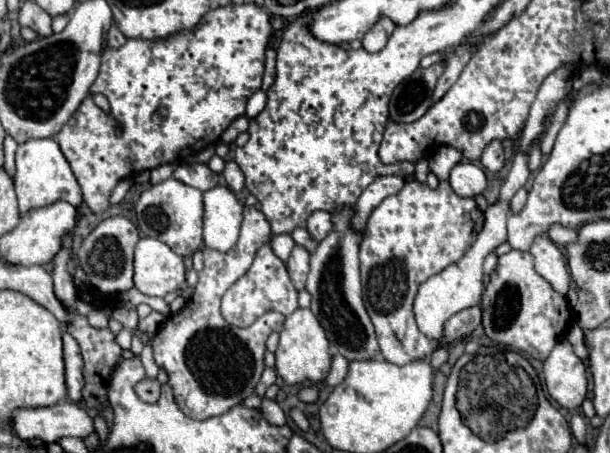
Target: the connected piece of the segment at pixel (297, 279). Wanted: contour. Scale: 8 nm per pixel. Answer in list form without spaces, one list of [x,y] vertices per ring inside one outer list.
[[[296,246],[286,262],[286,268],[288,268],[288,274],[290,274],[290,280],[294,284],[296,290],[304,290],[306,286],[306,276],[308,276],[308,260],[310,260],[310,254],[308,250],[304,250],[302,246]]]

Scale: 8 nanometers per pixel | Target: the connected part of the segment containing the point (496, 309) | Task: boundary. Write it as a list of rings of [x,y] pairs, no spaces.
[[[510,250],[508,254],[498,256],[498,266],[492,272],[482,296],[482,326],[490,340],[524,350],[532,358],[544,360],[572,318],[574,312],[570,310],[566,298],[554,292],[550,284],[536,274],[530,252]]]

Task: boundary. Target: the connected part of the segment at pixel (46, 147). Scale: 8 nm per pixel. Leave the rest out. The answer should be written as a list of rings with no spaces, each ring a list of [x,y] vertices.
[[[52,138],[28,140],[28,142],[18,146],[18,150],[16,150],[14,186],[16,186],[18,208],[20,208],[22,216],[26,214],[26,210],[40,208],[40,206],[50,206],[52,202],[60,202],[60,200],[72,202],[72,206],[76,206],[76,208],[82,206],[80,184],[74,178],[68,160],[60,152],[60,146]]]

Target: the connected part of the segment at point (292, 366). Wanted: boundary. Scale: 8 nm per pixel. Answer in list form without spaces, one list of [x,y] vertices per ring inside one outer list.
[[[298,308],[294,314],[286,318],[284,328],[280,332],[280,344],[276,350],[276,372],[284,378],[286,384],[300,384],[304,380],[318,384],[324,382],[324,378],[328,376],[330,364],[332,354],[324,328],[320,326],[310,308]]]

